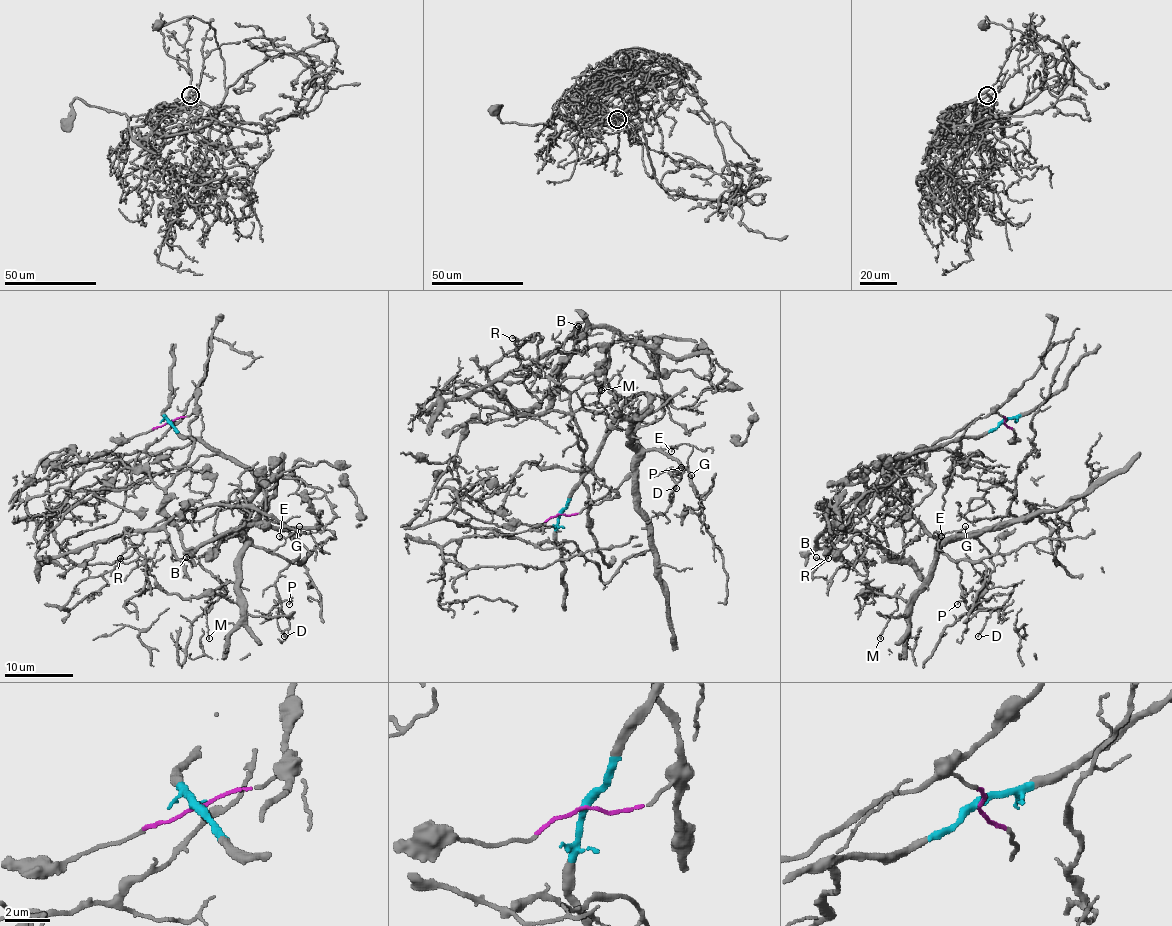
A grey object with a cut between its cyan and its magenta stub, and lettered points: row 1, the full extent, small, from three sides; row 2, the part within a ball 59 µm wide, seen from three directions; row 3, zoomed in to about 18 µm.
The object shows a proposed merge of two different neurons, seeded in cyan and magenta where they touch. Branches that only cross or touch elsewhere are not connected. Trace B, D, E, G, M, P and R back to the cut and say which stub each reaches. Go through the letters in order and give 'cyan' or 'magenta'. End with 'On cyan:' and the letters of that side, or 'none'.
B: magenta
D: cyan
E: cyan
G: cyan
M: cyan
P: cyan
R: magenta
On cyan: D, E, G, M, P

